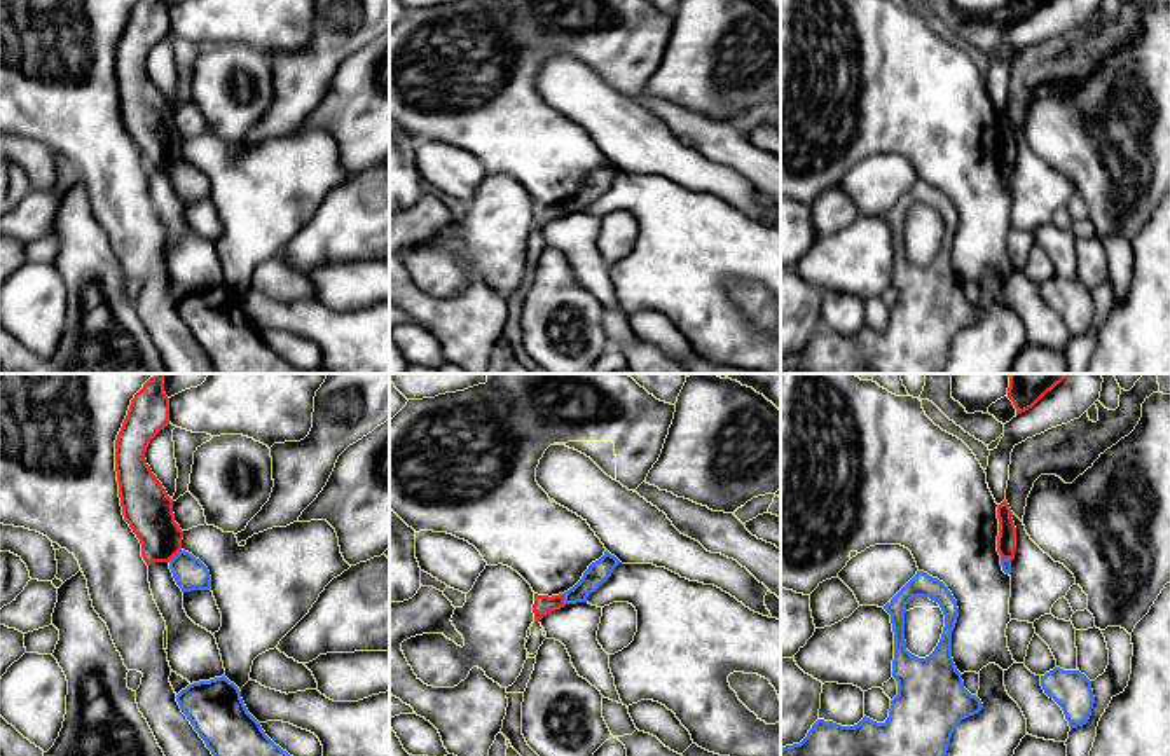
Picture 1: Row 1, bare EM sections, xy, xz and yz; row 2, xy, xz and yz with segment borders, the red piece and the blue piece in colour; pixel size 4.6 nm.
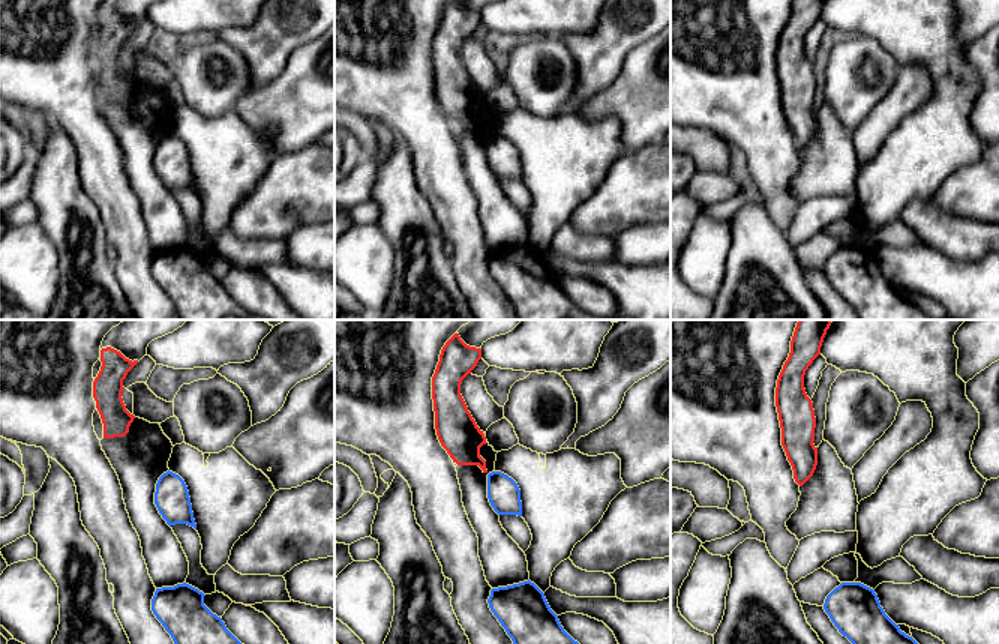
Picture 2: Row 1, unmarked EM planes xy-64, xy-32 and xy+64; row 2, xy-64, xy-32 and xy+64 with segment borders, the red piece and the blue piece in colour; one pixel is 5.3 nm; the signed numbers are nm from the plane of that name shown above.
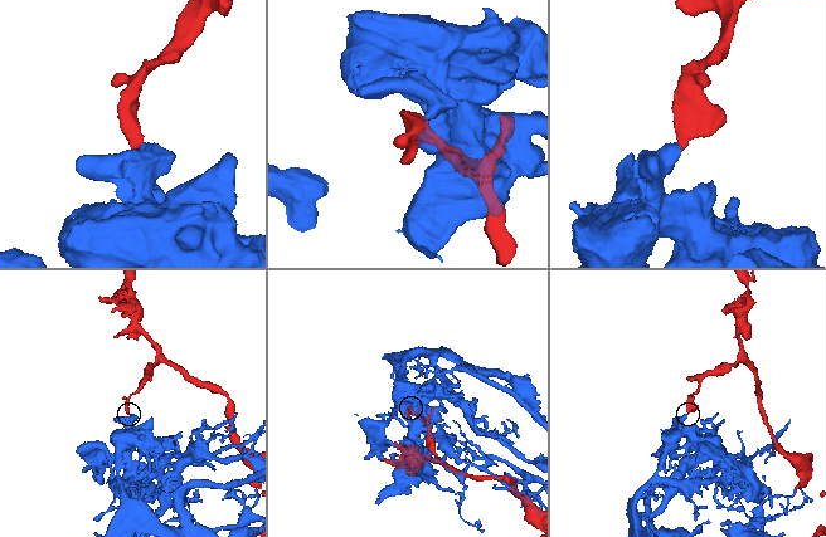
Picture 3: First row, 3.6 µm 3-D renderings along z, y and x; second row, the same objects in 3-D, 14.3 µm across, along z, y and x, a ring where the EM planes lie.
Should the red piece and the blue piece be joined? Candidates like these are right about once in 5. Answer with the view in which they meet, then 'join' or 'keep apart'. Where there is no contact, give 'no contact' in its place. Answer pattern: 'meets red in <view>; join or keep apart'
meets red in xy; keep apart

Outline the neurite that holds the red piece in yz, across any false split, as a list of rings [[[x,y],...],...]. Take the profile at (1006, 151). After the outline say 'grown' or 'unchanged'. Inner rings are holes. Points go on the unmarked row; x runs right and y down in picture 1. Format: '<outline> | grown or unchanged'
[[[1004,108],[997,115],[997,127],[999,127],[997,161],[1001,168],[1009,168],[1009,169],[1015,168],[1015,161],[1016,161],[1016,136],[1011,124],[1013,120],[1008,110]]] | unchanged

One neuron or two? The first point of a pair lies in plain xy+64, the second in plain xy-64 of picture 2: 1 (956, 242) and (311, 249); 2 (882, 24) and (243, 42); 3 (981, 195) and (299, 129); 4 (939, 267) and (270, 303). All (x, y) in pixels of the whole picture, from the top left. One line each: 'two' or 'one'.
1: one
2: two
3: two
4: two

